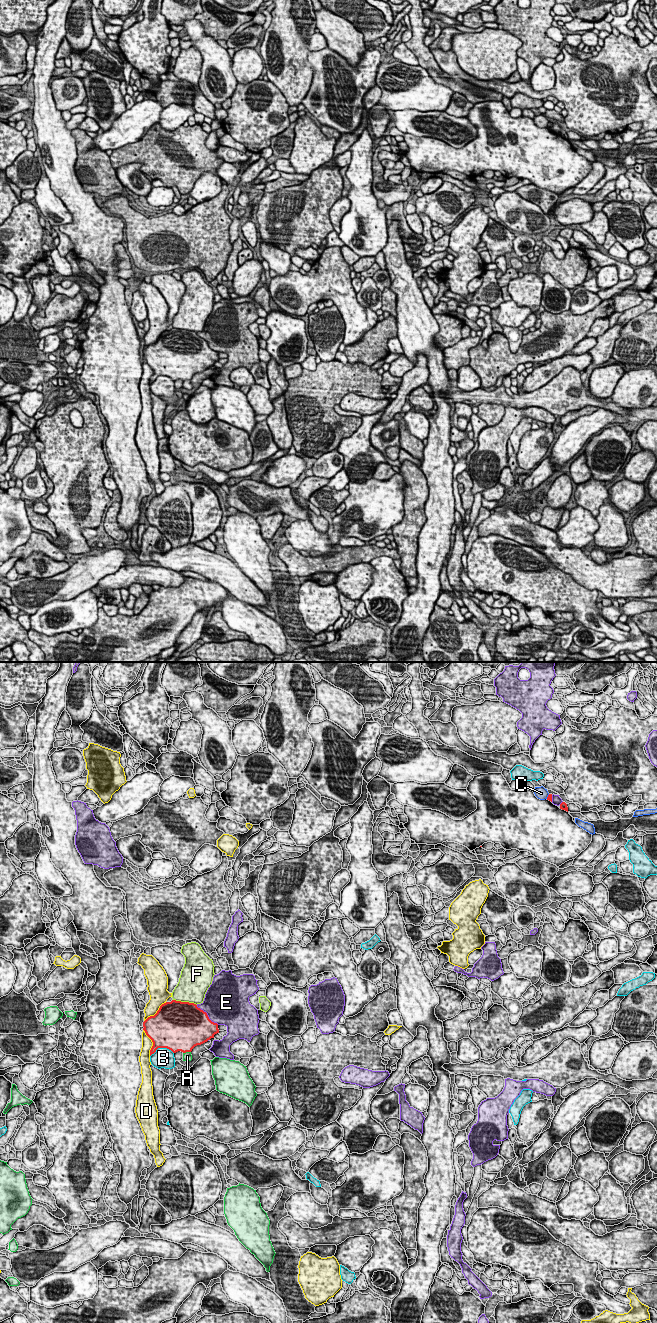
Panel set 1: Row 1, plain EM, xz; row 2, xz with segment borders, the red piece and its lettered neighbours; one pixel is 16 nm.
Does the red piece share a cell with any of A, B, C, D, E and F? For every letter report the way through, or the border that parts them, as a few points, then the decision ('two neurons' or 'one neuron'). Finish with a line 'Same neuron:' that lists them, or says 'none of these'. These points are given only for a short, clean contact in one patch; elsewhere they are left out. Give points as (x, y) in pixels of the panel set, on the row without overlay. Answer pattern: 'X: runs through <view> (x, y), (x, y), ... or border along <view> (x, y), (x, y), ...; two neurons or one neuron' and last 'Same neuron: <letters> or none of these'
A: two neurons
B: two neurons
C: one neuron
D: two neurons
E: two neurons
F: two neurons
Same neuron: C

